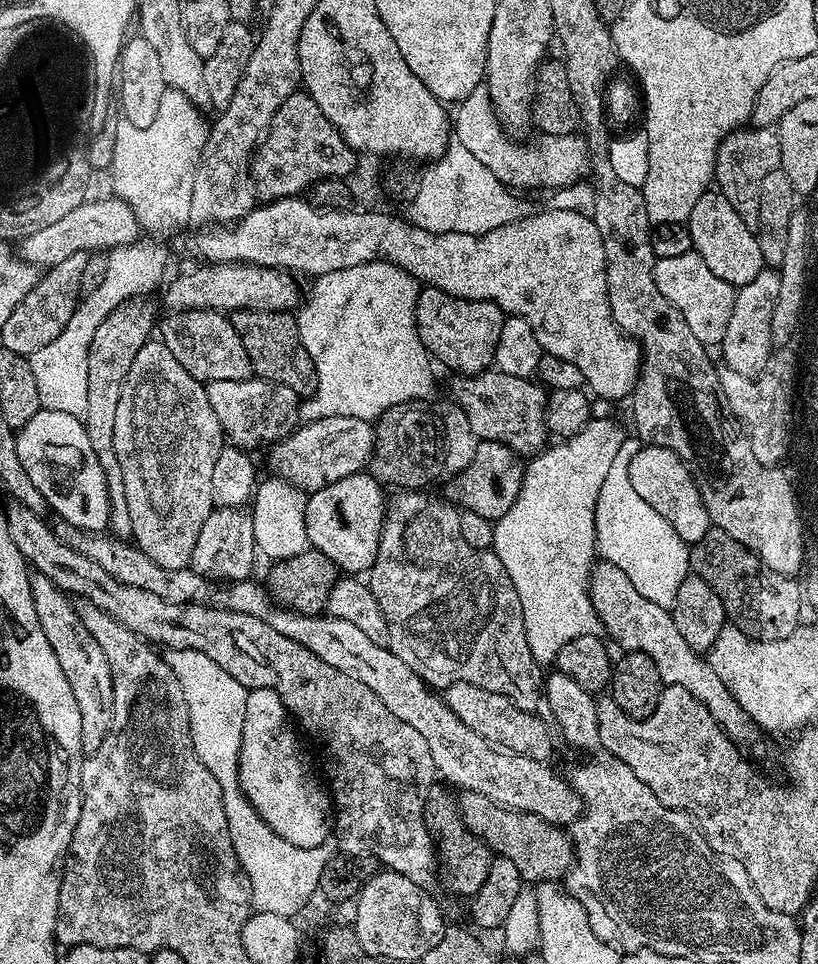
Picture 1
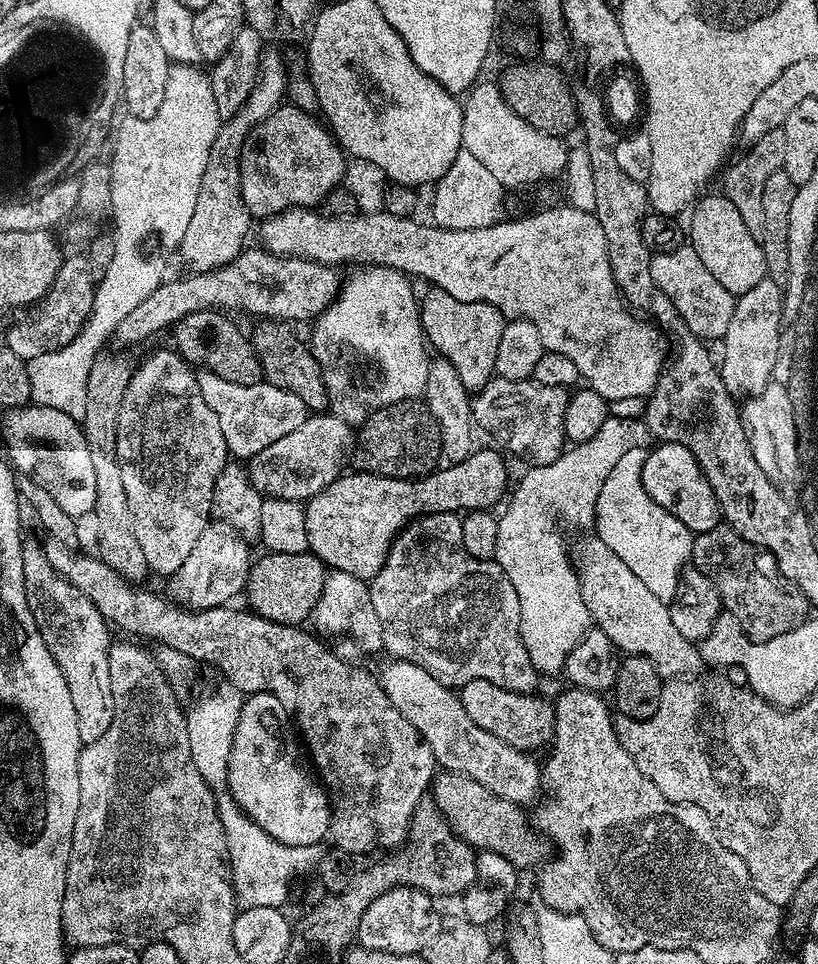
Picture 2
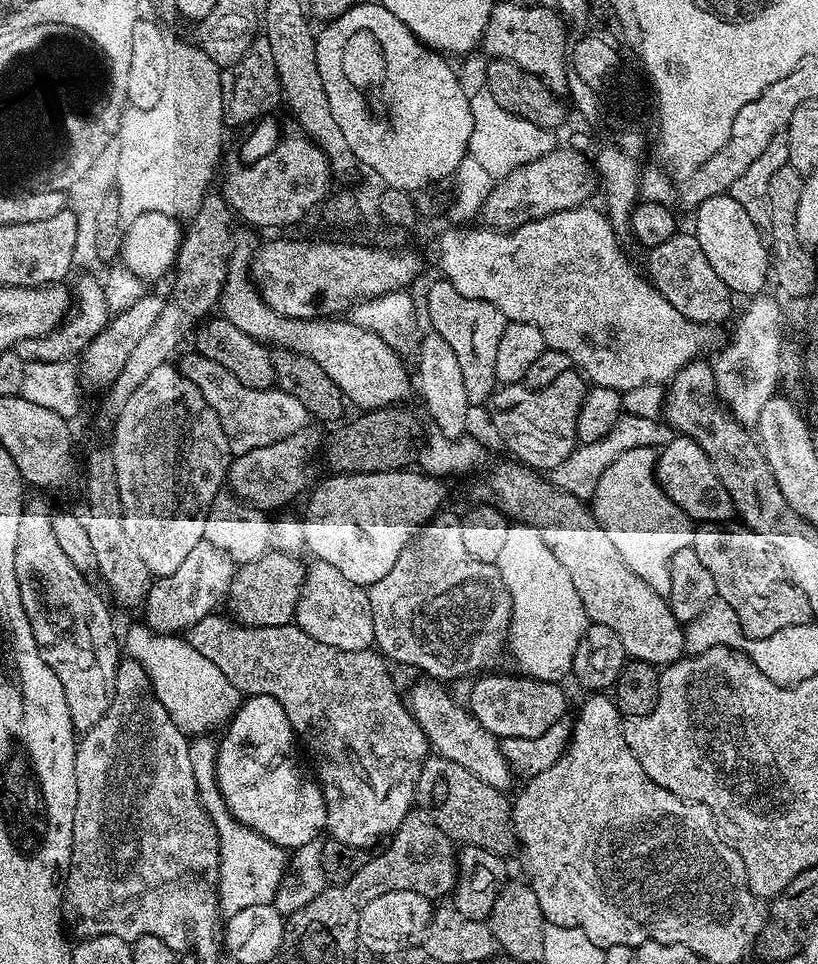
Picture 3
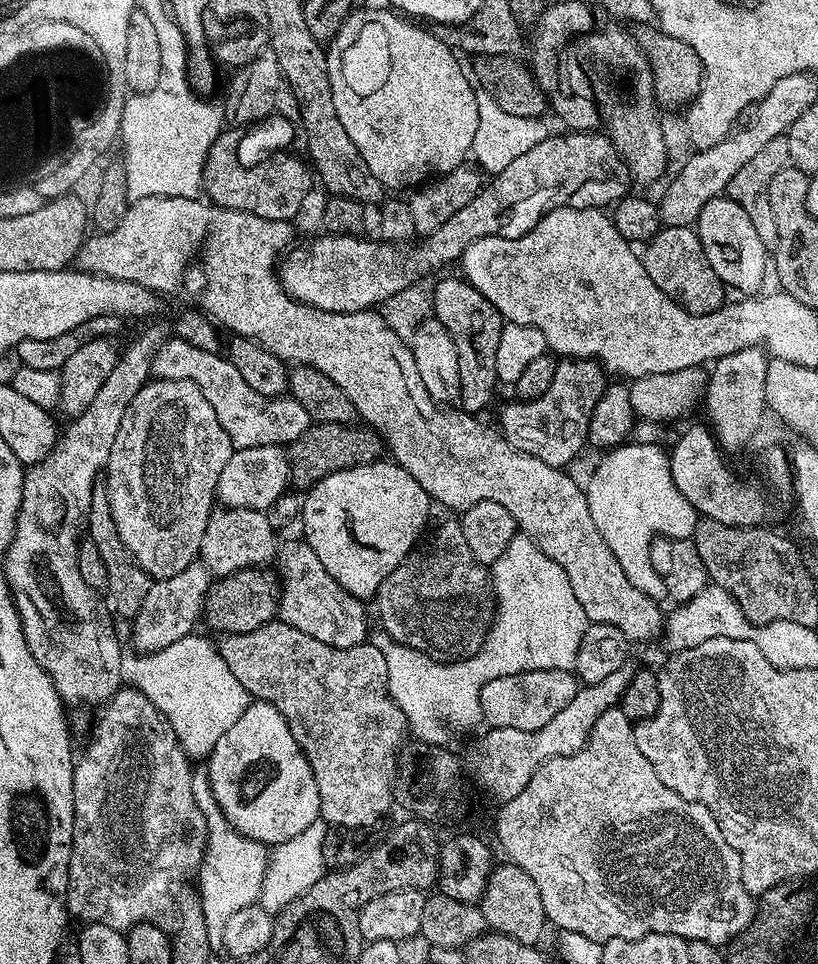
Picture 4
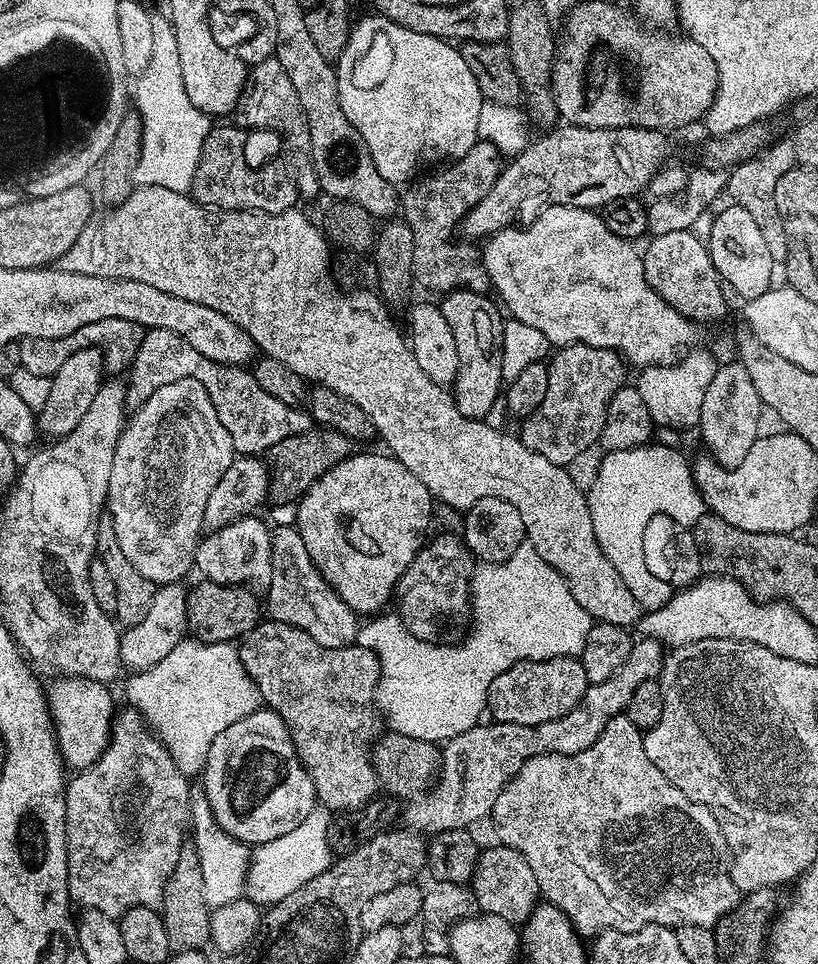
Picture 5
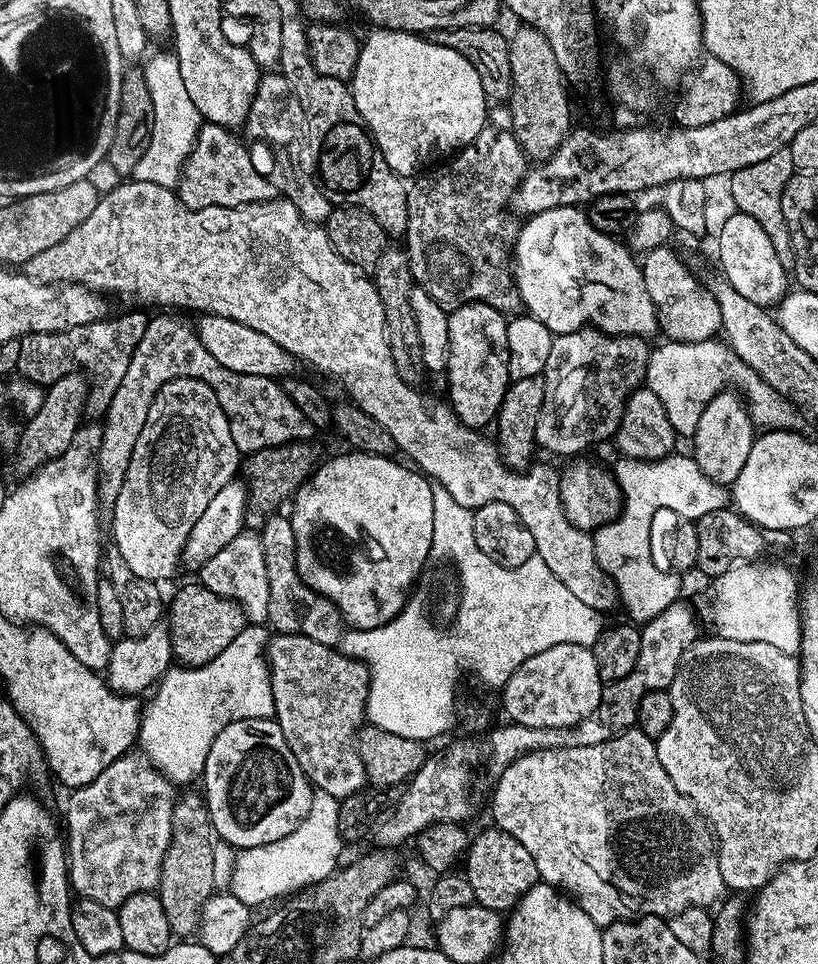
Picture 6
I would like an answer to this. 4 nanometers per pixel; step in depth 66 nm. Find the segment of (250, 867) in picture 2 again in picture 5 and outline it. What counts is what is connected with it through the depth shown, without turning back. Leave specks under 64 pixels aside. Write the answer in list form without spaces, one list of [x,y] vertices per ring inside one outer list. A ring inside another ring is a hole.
[[[196,782],[188,790],[188,818],[190,821],[190,838],[196,842],[194,850],[202,866],[202,886],[206,889],[206,902],[209,909],[219,910],[230,902],[245,895],[248,879],[249,845],[238,838],[226,834],[210,810],[210,802],[204,793],[203,783]]]

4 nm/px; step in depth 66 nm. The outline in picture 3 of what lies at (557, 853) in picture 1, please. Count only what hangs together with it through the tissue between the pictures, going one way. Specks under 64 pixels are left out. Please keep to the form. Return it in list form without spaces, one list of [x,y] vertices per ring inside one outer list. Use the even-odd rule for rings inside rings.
[[[429,755],[420,768],[416,791],[421,801],[423,799],[432,800],[430,815],[433,824],[436,824],[438,830],[442,830],[442,834],[446,834],[457,845],[482,846],[482,850],[490,850],[503,857],[509,855],[508,851],[511,848],[513,851],[517,847],[516,832],[512,828],[512,805],[509,797],[504,797],[507,795],[501,789],[490,786],[486,782],[482,782],[482,778],[470,774],[470,770],[466,770],[441,756]]]

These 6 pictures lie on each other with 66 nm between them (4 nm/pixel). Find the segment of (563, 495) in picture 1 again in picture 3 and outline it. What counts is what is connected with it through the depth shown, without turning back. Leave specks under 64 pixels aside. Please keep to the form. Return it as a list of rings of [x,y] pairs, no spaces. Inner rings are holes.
[[[625,412],[621,413],[621,416],[614,422],[610,434],[606,434],[606,438],[598,438],[598,442],[580,444],[560,466],[553,469],[550,472],[551,483],[574,496],[591,498],[596,492],[598,478],[602,478],[602,474],[606,474],[606,466],[610,466],[610,462],[622,458],[622,454],[626,454],[626,450],[636,448],[661,450],[671,442],[673,437],[672,429],[664,423],[663,419],[643,418]],[[512,522],[506,530],[506,546],[498,567],[512,603],[512,626],[508,630],[506,648],[510,656],[512,652],[513,658],[520,663],[519,671],[534,680],[545,680],[551,684],[560,684],[564,679],[567,681],[572,674],[574,650],[578,650],[578,642],[582,642],[582,634],[590,621],[582,606],[582,598],[578,598],[578,590],[574,590],[574,582],[570,582],[570,574],[566,574],[566,566],[550,554],[550,546],[542,542],[542,536],[534,526]]]

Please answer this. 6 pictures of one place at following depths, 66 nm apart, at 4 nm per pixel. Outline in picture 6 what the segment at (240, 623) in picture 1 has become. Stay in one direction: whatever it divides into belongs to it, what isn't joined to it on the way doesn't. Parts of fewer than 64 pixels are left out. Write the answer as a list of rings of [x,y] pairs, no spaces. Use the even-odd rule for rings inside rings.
[[[285,632],[273,635],[266,645],[266,659],[270,665],[275,721],[286,738],[286,746],[294,754],[298,766],[306,774],[313,789],[325,792],[341,801],[365,791],[368,775],[356,749],[357,735],[366,720],[368,702],[368,668],[340,651],[339,647],[314,642],[314,638],[295,636]]]

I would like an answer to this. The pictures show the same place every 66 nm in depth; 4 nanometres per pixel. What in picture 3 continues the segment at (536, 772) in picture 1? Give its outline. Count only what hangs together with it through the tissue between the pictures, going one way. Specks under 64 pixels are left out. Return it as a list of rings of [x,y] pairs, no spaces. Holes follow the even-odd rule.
[[[440,682],[416,684],[406,692],[406,703],[409,712],[418,722],[418,726],[426,734],[431,751],[435,755],[446,758],[482,778],[490,786],[508,790],[514,781],[514,773],[508,760],[504,757],[504,749],[497,737],[491,736],[485,728],[473,718],[471,711],[463,703],[460,704],[447,692]]]

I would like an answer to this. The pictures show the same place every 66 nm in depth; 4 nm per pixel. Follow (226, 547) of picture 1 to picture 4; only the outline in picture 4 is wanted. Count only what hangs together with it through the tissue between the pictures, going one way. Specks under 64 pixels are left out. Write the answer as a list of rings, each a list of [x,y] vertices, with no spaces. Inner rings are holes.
[[[194,562],[182,570],[182,574],[174,574],[165,580],[153,579],[150,591],[146,594],[146,599],[142,602],[142,610],[131,621],[132,644],[131,647],[138,652],[157,652],[166,646],[178,642],[178,638],[186,638],[197,631],[196,623],[201,623],[204,615],[204,596],[208,593],[214,577],[203,563]]]

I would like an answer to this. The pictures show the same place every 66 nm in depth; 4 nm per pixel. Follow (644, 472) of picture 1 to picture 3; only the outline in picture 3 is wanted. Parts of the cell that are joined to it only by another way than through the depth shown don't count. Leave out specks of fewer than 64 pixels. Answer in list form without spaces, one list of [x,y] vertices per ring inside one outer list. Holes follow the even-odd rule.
[[[675,435],[667,446],[659,451],[656,459],[656,481],[661,489],[667,494],[674,503],[683,510],[687,519],[696,520],[695,523],[727,523],[729,517],[732,518],[734,509],[732,500],[728,493],[719,484],[713,472],[713,466],[705,451],[689,436]]]

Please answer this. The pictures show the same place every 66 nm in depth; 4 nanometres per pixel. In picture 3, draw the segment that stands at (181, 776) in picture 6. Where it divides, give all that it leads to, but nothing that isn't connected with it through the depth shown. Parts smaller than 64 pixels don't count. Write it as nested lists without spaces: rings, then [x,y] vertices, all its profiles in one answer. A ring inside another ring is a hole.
[[[137,622],[137,624],[129,626],[125,636],[123,633],[122,648],[127,659],[143,666],[150,678],[158,702],[162,702],[162,706],[166,706],[170,718],[174,718],[174,722],[189,737],[195,738],[215,733],[215,728],[223,729],[242,703],[242,693],[233,686],[230,678],[226,678],[226,674],[222,674],[222,670],[218,670],[218,666],[214,666],[214,662],[210,658],[198,654],[198,650],[194,650],[194,646],[190,646],[187,639],[181,638],[179,635],[153,634],[146,624]]]

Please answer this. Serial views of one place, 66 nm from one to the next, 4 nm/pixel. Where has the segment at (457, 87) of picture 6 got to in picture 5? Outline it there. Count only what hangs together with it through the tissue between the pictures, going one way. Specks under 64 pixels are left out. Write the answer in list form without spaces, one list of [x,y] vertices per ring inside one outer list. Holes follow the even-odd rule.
[[[371,14],[365,20],[356,20],[352,26],[352,32],[348,36],[346,46],[335,57],[336,81],[338,82],[338,102],[342,106],[342,114],[350,118],[350,122],[358,135],[366,142],[371,157],[374,158],[374,166],[378,166],[378,174],[389,183],[404,186],[415,181],[425,170],[439,165],[441,162],[460,160],[480,140],[478,130],[478,114],[482,114],[482,106],[486,103],[484,95],[480,92],[478,82],[474,74],[470,74],[470,66],[466,66],[466,58],[462,58],[459,47],[447,40],[440,40],[430,34],[414,34],[414,30],[406,30],[406,26],[398,26],[398,22],[390,22],[379,14]]]

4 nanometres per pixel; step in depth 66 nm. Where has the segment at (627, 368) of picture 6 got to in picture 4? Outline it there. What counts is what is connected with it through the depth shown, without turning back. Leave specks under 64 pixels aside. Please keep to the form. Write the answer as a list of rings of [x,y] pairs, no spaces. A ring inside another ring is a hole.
[[[561,359],[550,386],[546,386],[546,394],[533,400],[513,399],[513,404],[501,410],[499,431],[520,453],[530,454],[555,468],[567,467],[587,445],[590,414],[598,406],[605,387],[606,373],[597,361]]]

